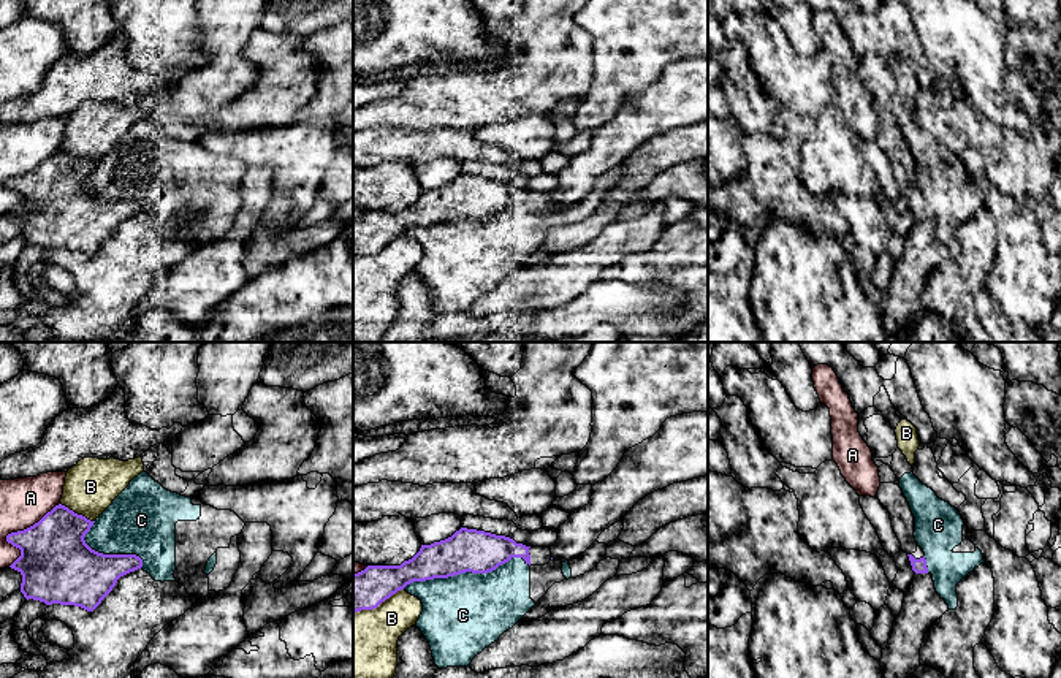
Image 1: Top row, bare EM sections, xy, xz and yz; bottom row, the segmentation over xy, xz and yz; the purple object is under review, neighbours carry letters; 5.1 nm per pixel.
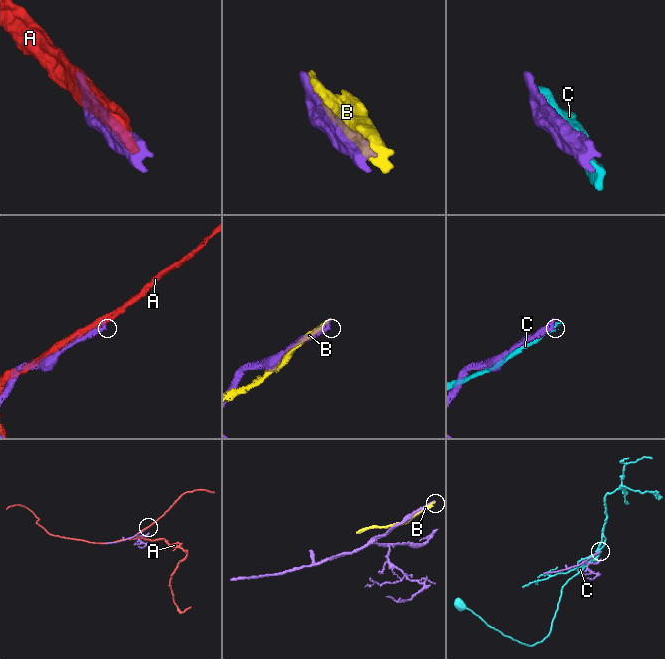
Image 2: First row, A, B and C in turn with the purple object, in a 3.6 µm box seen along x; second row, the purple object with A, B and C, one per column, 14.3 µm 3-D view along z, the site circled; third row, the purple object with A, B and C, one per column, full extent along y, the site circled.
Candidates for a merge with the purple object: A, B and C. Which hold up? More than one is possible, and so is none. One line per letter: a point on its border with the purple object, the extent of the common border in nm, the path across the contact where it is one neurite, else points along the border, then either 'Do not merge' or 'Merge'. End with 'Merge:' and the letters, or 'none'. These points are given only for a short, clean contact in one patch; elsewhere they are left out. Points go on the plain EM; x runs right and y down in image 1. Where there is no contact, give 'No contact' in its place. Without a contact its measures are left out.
A: Touches purple at xy (18, 176). Shared border 420 nm. Do not merge
B: Touches purple at xy (76, 159). Shared border 200 nm. Do not merge
C: Touches purple at xz (466, 216). Shared border 650 nm. Do not merge
Merge: none

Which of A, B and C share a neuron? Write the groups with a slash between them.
A / B / C

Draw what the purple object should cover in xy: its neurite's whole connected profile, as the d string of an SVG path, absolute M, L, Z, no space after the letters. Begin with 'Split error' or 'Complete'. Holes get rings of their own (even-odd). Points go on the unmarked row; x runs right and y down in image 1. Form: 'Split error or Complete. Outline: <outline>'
Complete. Outline: M59 149L33 171L6 181L21 195L10 212L22 220L21 238L27 246L93 257L120 222L143 212L136 200L92 195L84 182L93 168Z

